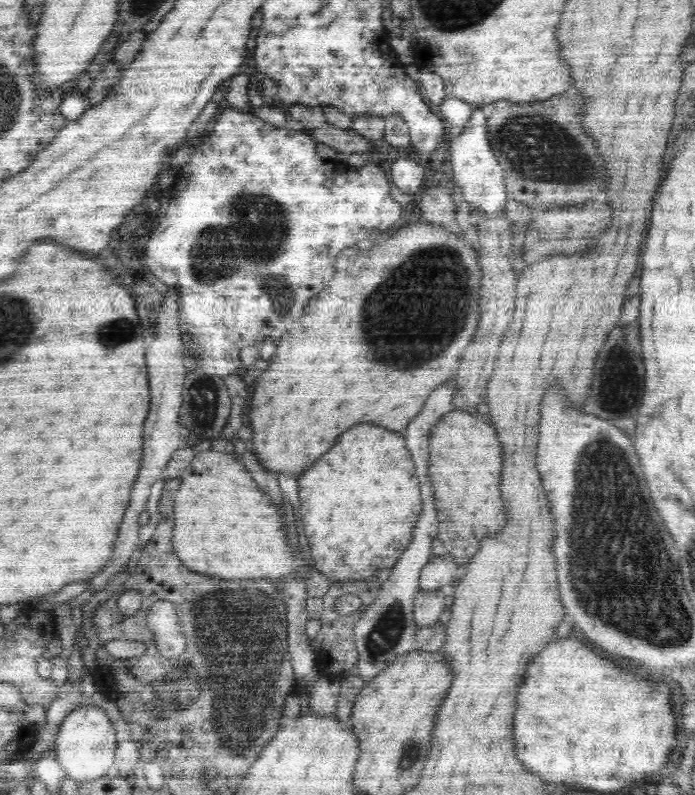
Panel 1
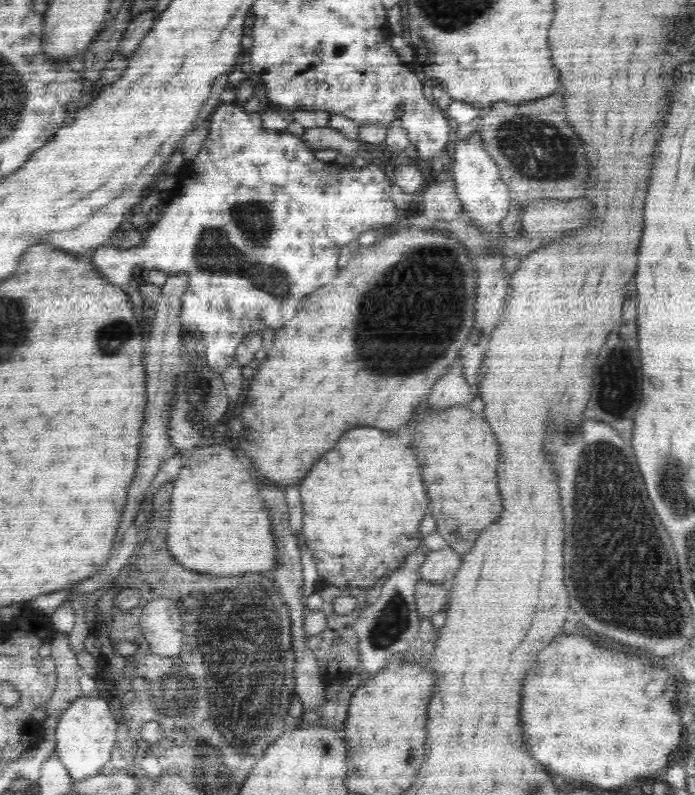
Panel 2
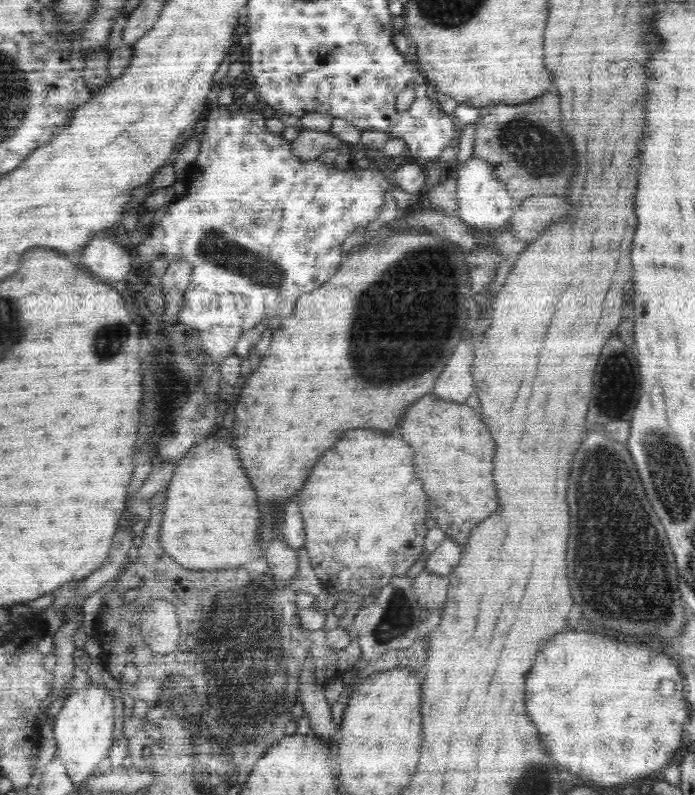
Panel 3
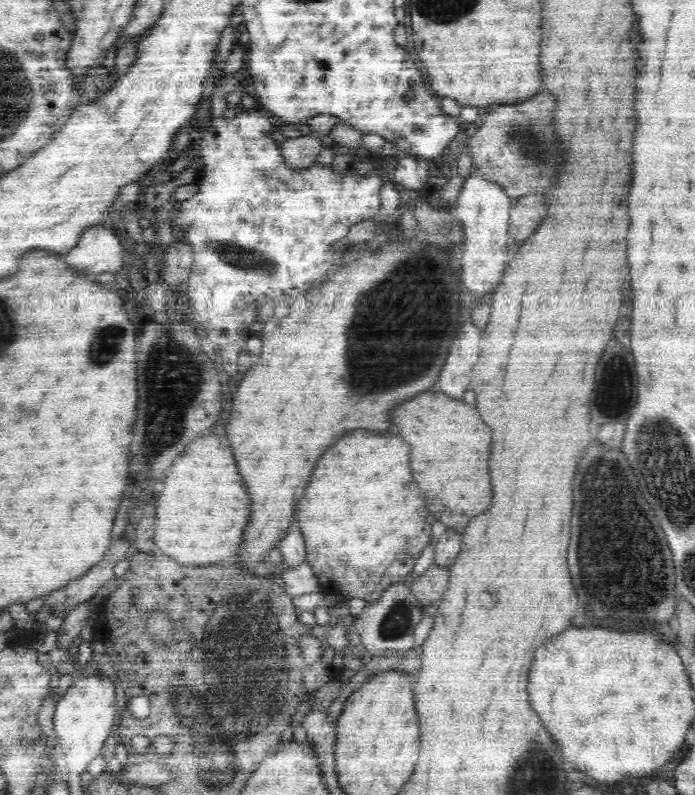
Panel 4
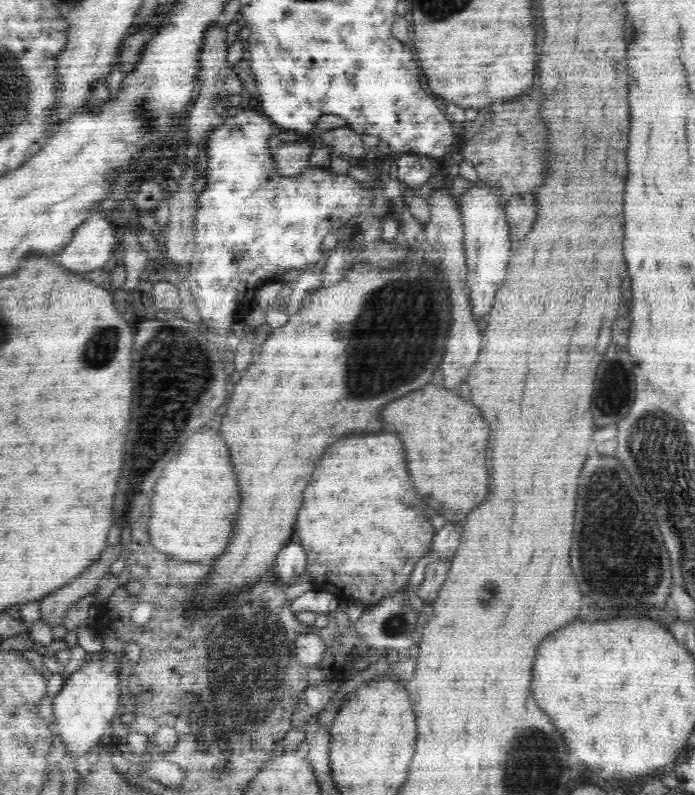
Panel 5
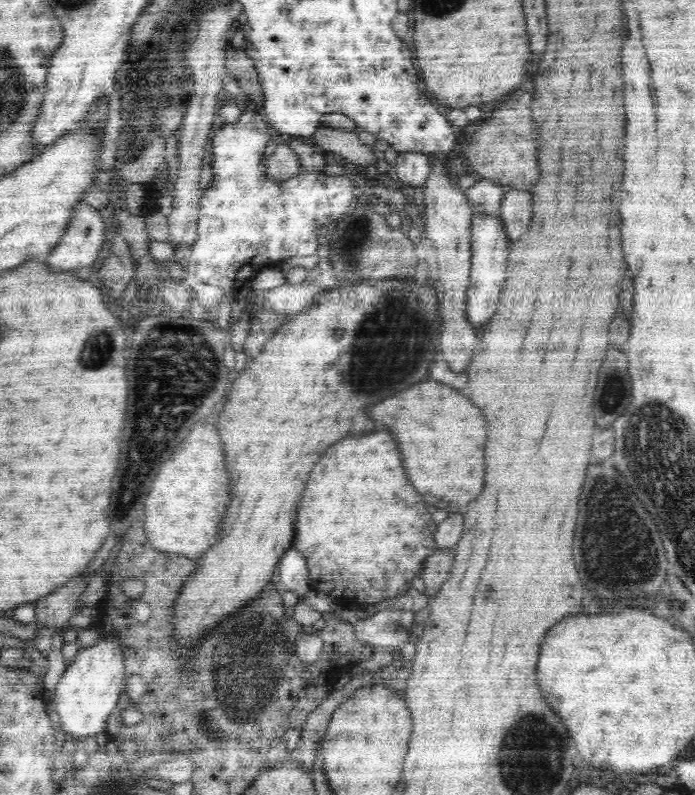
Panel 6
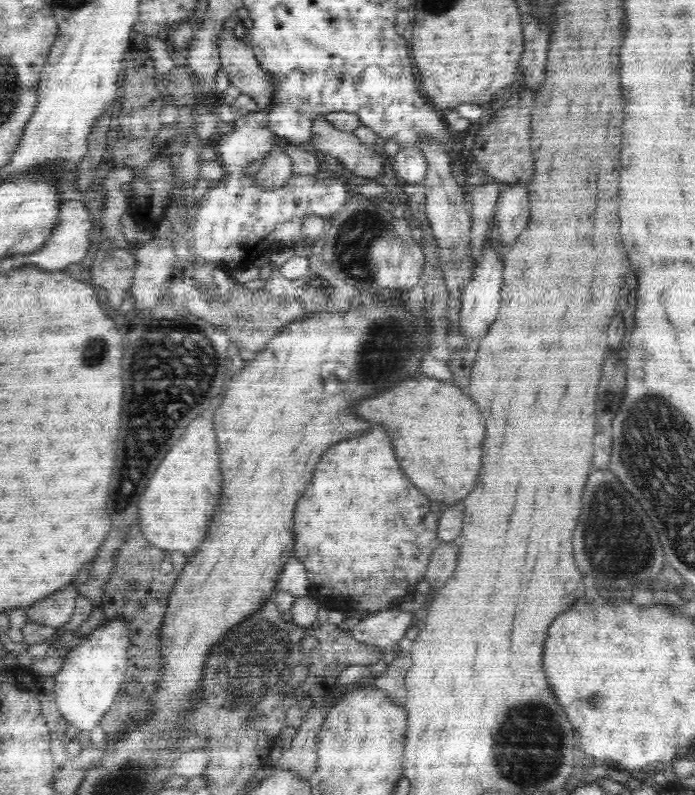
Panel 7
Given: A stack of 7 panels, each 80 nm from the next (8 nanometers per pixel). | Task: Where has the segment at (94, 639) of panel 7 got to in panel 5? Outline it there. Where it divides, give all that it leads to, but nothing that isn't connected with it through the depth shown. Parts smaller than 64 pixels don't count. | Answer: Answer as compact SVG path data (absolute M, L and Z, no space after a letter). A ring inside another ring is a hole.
M103 650L100 655L87 653L85 665L68 677L53 699L58 735L74 748L74 762L80 756L88 756L90 748L100 744L100 738L109 733L113 721L117 719L119 701L125 692L124 684L120 681L120 663L123 660L122 654L116 652Z

